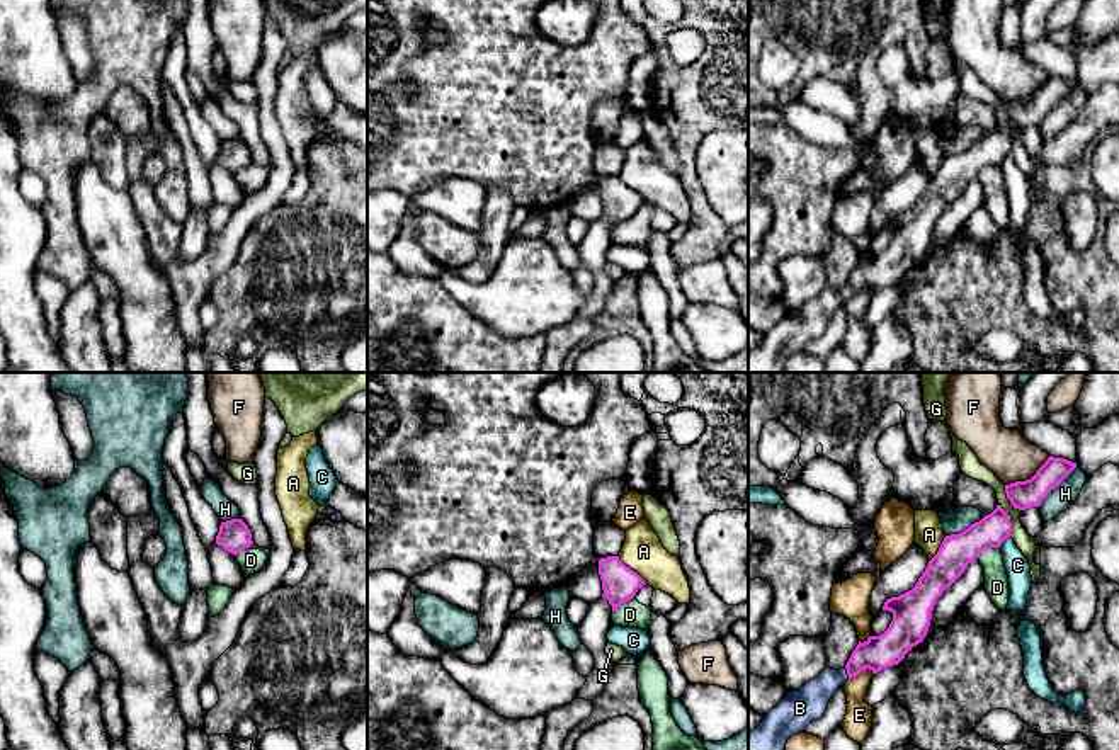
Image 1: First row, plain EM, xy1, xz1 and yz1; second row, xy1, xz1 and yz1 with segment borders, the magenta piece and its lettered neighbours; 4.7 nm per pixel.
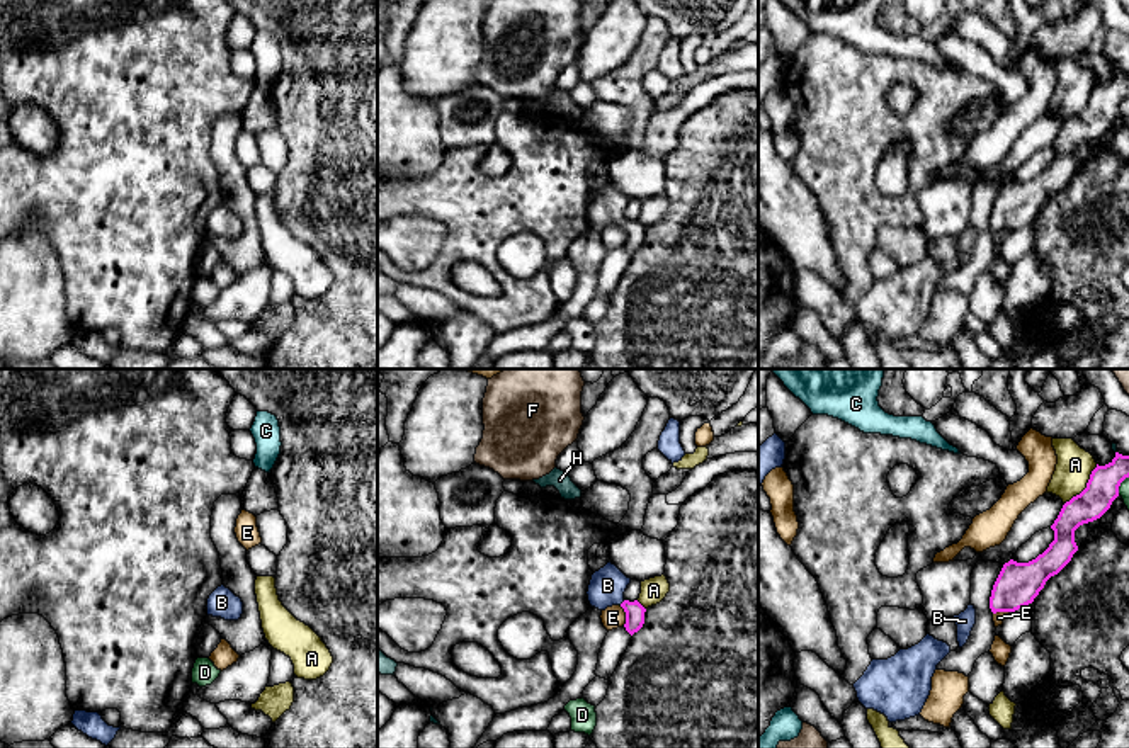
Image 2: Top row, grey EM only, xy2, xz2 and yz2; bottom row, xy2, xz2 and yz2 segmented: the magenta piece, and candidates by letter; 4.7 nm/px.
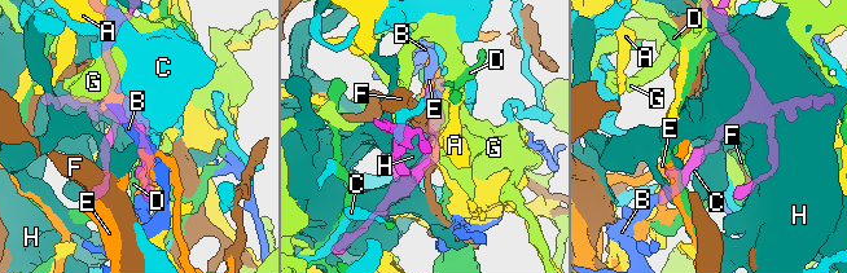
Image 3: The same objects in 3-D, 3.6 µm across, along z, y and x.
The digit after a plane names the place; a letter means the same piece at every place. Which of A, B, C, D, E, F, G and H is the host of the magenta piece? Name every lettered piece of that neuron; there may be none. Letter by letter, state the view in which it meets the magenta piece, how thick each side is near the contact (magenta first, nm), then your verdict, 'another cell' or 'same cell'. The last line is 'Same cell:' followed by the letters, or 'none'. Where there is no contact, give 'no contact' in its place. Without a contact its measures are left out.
A: yz2 | 160/170 nm | another cell
B: yz1 | 160/160 nm | same cell
C: yz1 | 160/110 nm | another cell
D: yz1 | 160/110 nm | another cell
E: yz1 | 160/130 nm | another cell
F: yz1 | 130/220 nm | another cell
G: yz1 | 150/80 nm | another cell
H: yz1 | 130/110 nm | another cell
Same cell: B

